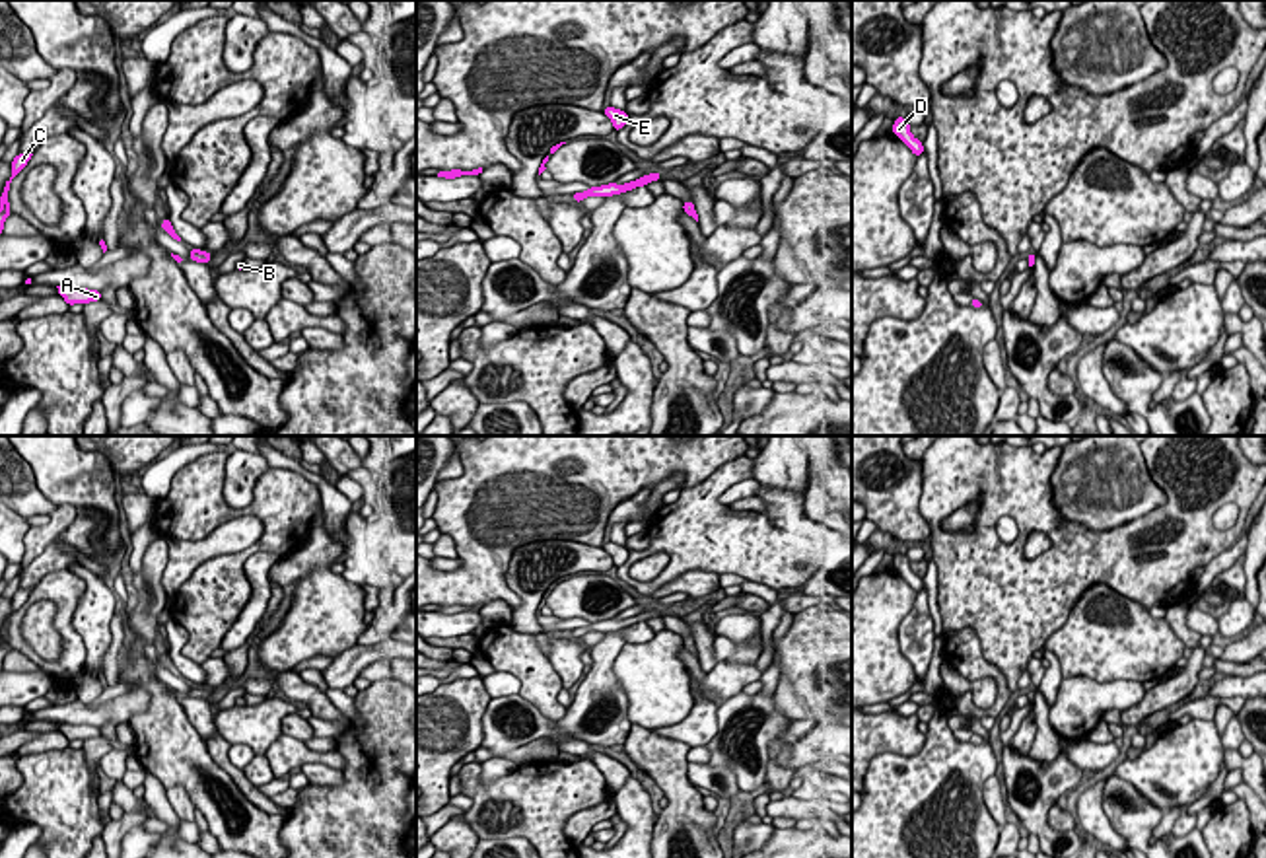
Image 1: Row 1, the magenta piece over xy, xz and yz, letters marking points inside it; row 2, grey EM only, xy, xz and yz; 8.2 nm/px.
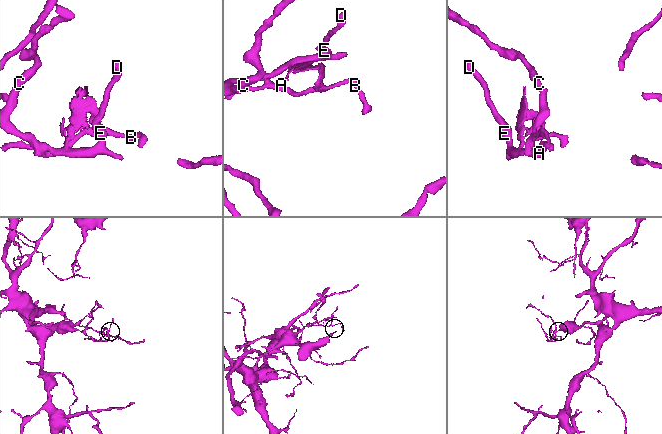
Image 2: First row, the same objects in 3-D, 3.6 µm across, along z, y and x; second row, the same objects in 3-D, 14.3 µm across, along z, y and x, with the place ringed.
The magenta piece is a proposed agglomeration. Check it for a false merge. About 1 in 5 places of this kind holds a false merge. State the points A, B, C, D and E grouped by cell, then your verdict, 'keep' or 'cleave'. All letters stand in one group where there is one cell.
groups A B C D E; keep

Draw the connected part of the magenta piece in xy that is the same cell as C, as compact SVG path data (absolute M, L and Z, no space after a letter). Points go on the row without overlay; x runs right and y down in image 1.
M18 590L12 597L12 613L6 617L4 626L0 630L0 669L4 667L4 658L12 650L10 648L10 638L8 638L8 626L12 615L27 601L33 590Z

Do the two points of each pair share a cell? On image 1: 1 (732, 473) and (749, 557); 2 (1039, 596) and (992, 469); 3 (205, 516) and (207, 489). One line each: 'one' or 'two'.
1: one
2: one
3: one

